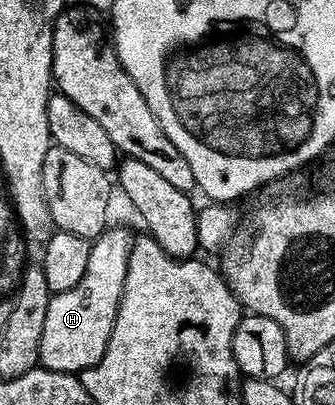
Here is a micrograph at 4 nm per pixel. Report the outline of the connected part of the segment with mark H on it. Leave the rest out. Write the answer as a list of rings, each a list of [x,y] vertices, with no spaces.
[[[107,227],[106,231],[93,241],[88,254],[88,270],[84,270],[84,278],[72,290],[55,292],[48,302],[43,333],[40,335],[40,354],[38,363],[41,367],[53,372],[81,374],[86,368],[96,366],[108,346],[108,338],[112,338],[112,326],[116,322],[116,314],[120,306],[120,298],[124,290],[124,278],[128,270],[128,254],[132,236],[122,228]]]

